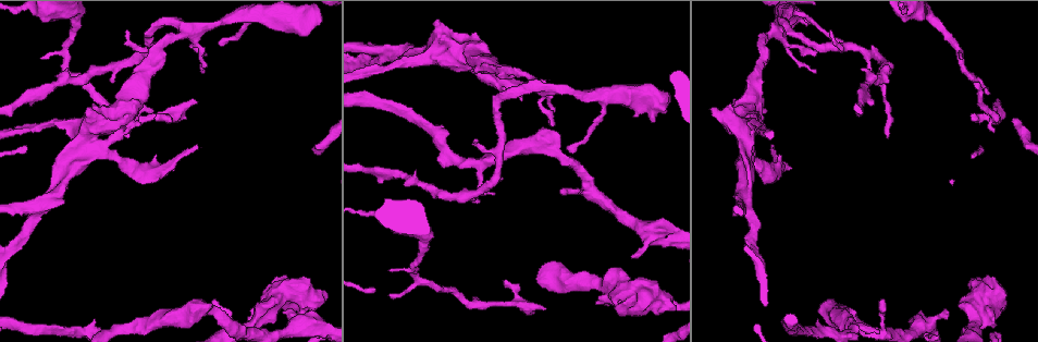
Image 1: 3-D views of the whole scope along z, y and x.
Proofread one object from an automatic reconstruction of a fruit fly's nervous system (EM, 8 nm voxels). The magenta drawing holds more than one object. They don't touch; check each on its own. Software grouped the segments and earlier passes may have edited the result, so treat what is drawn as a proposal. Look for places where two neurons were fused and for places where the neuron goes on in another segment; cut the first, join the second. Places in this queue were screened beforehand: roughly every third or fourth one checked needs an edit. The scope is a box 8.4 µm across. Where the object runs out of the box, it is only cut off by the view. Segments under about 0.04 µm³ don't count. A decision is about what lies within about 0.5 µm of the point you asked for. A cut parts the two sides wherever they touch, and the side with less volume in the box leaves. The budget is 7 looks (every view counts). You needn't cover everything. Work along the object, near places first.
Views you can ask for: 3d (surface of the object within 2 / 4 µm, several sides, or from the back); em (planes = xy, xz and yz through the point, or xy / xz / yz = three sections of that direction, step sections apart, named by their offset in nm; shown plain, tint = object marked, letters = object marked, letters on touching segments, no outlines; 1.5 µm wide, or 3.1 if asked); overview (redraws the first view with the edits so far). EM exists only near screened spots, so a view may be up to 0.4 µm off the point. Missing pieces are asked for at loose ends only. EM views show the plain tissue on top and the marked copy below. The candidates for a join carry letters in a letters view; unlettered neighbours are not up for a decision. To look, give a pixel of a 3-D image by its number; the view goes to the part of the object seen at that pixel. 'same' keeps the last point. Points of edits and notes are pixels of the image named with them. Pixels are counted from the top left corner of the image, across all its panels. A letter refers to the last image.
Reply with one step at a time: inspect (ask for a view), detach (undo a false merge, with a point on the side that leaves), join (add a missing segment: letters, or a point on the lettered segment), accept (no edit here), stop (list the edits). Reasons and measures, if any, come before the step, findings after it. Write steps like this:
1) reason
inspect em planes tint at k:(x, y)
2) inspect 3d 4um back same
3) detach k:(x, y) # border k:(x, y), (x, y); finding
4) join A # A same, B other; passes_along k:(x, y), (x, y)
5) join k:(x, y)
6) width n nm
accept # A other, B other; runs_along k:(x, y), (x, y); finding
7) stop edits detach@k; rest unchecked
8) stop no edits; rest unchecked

free end
inspect em planes letters at 1:(196, 101)

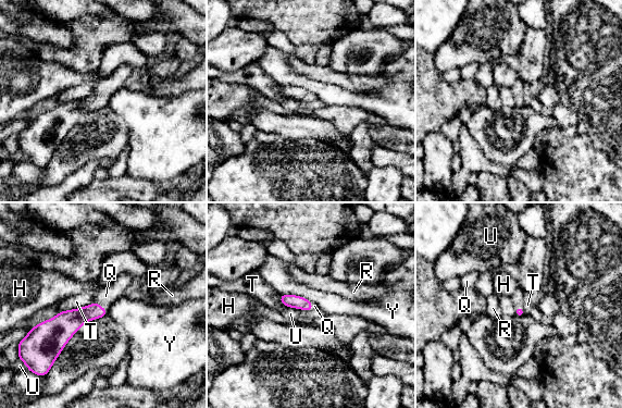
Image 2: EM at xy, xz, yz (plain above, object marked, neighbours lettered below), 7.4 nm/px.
longest_contact T 280 nm
join Q # H other, Q same, R other, T other, U other, Y other; passes_along 2:(71, 321), (100, 306), (106, 296); it goes on there

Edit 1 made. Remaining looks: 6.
inspect overview

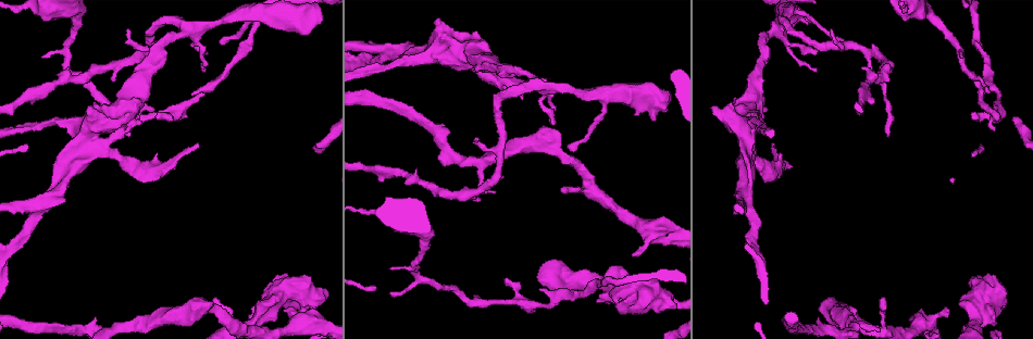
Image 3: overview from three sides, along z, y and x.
two arms in line, one across
inspect em planes letters at 3:(589, 278)

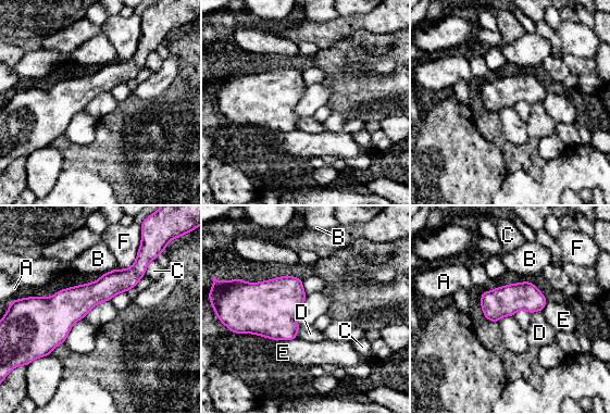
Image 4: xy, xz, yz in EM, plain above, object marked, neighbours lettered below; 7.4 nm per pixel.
accept # A other, B other, C other, D other, E other, F other; runs_along 4:(150, 258), (72, 304), (33, 304); all the same neuron

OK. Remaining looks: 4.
stop edits join@2; rest unchecked

